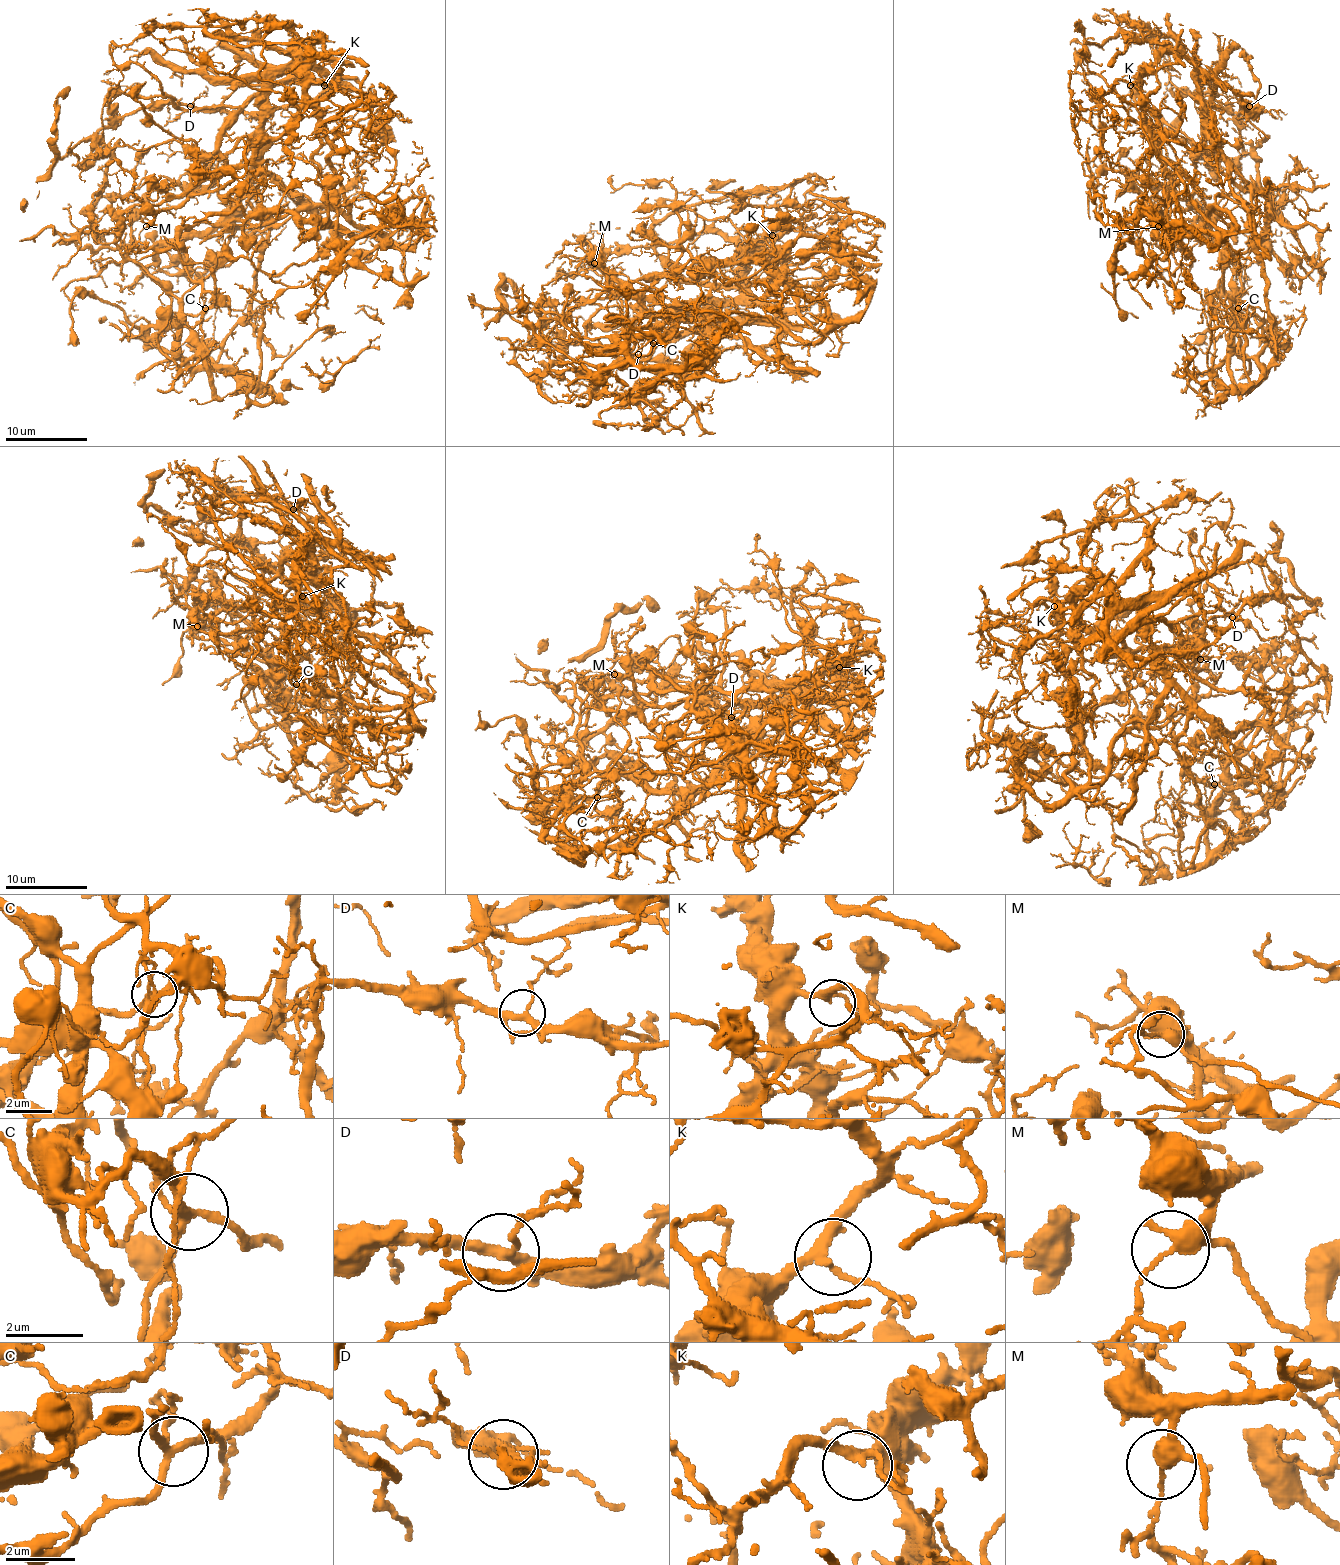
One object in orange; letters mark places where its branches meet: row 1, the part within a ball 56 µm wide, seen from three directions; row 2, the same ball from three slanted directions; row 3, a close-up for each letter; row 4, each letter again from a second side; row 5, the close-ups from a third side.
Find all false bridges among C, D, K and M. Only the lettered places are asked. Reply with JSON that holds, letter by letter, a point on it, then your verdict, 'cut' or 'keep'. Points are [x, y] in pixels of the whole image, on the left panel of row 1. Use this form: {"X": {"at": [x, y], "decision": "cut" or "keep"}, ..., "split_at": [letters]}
{"C": {"at": [205, 308], "decision": "cut"}, "D": {"at": [190, 106], "decision": "keep"}, "K": {"at": [324, 85], "decision": "keep"}, "M": {"at": [146, 226], "decision": "cut"}, "split_at": ["C", "M"]}

